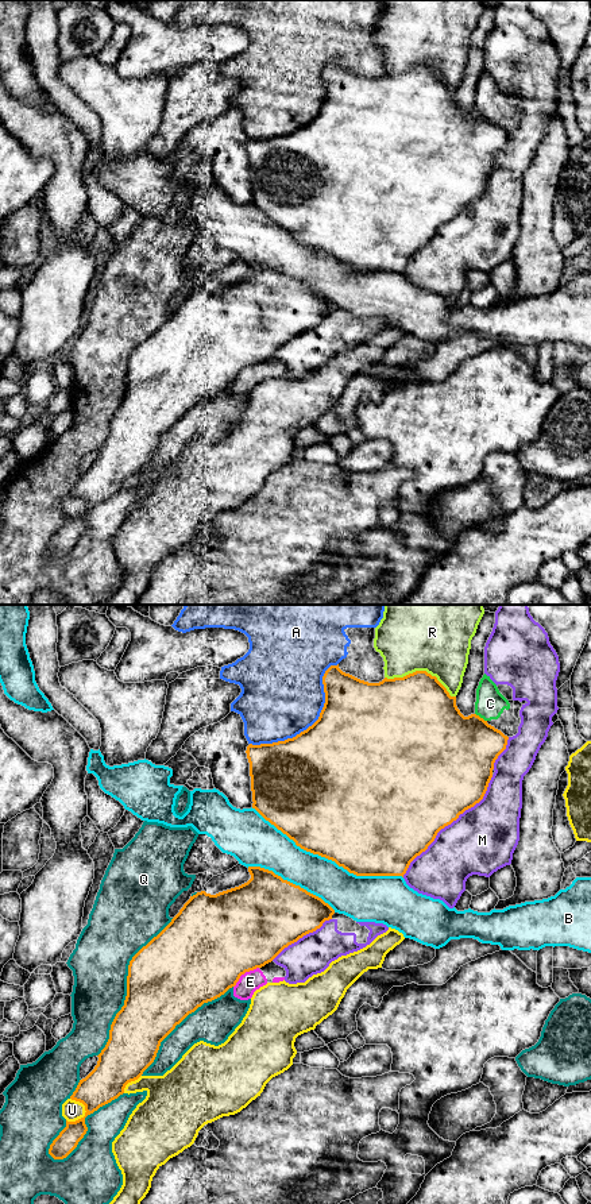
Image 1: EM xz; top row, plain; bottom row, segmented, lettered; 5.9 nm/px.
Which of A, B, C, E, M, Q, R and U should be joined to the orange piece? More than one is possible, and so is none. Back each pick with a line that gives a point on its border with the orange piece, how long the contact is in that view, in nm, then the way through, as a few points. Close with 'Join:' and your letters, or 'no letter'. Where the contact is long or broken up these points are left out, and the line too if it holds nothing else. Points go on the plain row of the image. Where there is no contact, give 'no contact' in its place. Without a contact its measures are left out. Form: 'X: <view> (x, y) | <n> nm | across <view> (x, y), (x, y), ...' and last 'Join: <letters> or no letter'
Join: no letter

